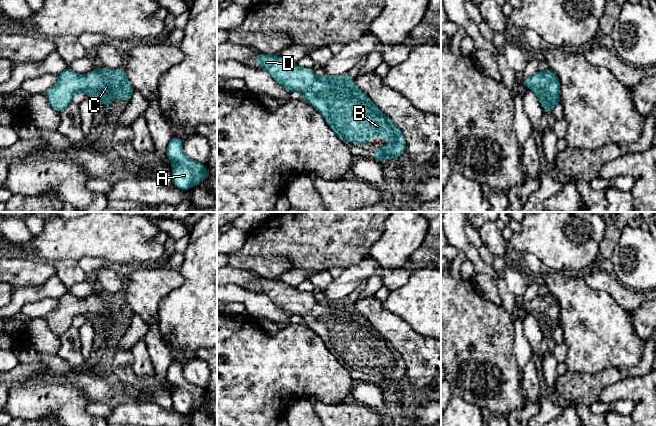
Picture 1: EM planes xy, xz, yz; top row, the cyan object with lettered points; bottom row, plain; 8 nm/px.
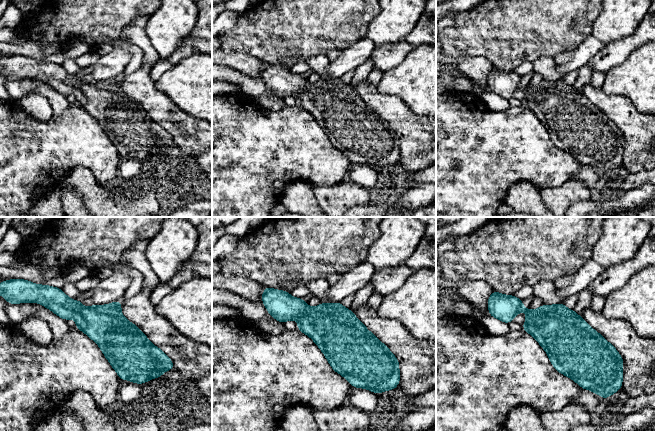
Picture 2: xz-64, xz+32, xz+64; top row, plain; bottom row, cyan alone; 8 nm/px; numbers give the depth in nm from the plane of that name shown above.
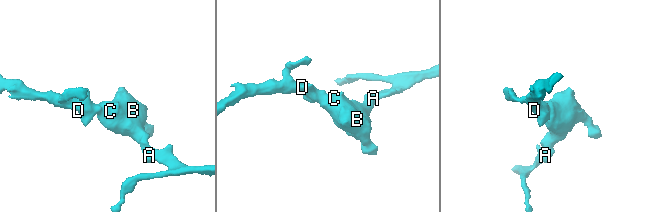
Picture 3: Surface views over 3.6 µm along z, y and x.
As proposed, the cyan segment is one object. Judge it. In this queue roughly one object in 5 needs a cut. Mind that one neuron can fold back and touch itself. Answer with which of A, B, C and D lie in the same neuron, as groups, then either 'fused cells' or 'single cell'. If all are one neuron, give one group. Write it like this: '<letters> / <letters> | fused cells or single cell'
A B C D | single cell

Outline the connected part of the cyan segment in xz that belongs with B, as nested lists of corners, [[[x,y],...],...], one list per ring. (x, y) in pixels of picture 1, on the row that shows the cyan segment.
[[[258,52],[255,59],[260,63],[261,70],[267,72],[286,90],[301,92],[302,99],[324,117],[343,143],[347,140],[366,148],[370,136],[379,136],[382,139],[389,138],[390,143],[386,148],[375,147],[373,149],[373,159],[377,162],[387,158],[400,157],[406,151],[406,141],[401,129],[389,117],[385,116],[365,93],[356,87],[354,79],[351,79],[348,73],[339,76],[325,74],[316,78],[313,68],[300,68],[295,62],[283,57]]]

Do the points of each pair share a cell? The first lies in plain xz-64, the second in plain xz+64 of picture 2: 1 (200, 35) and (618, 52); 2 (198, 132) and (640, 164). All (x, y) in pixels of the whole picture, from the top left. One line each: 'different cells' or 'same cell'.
1: same cell
2: same cell

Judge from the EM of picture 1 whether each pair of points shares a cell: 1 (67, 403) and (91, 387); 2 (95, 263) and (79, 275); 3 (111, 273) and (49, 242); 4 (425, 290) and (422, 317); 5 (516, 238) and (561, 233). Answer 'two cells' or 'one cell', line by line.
1: two cells
2: two cells
3: two cells
4: one cell
5: one cell

